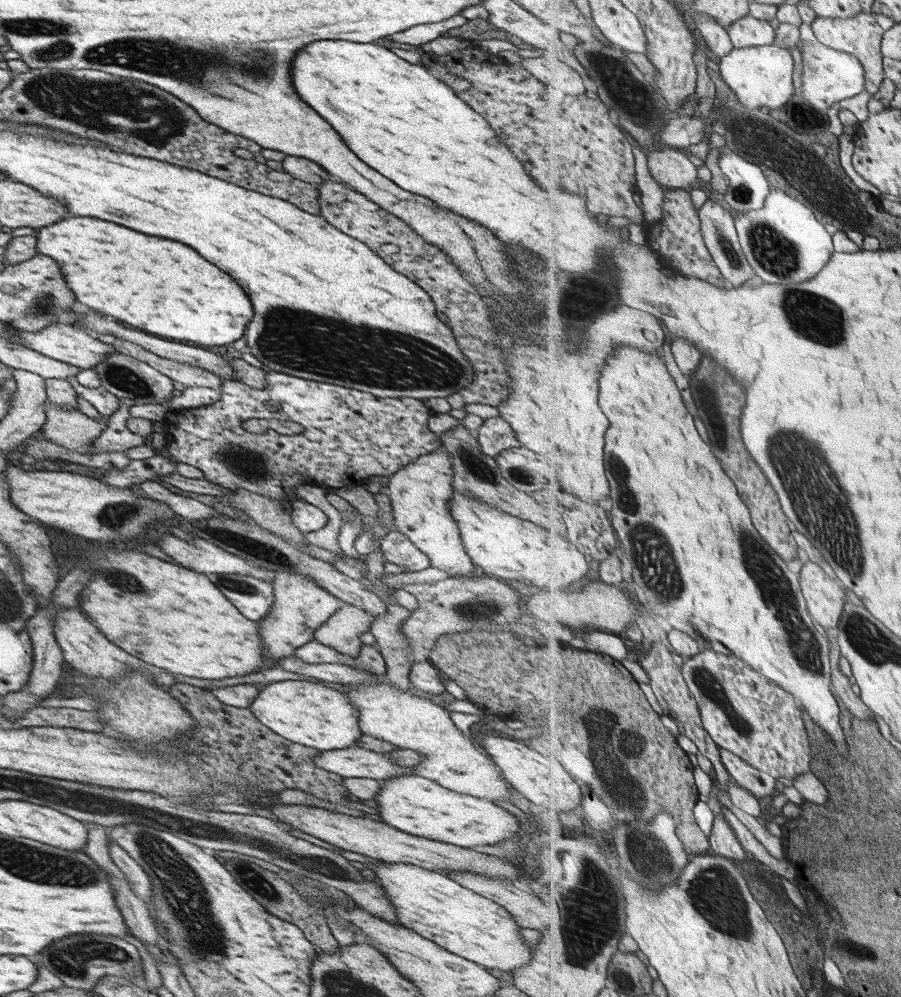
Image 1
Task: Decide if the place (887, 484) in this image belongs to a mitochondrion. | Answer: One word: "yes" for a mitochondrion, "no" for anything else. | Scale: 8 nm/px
no

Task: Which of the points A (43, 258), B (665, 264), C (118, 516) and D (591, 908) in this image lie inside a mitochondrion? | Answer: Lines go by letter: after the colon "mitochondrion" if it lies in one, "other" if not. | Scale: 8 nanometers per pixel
A: other
B: other
C: mitochondrion
D: mitochondrion

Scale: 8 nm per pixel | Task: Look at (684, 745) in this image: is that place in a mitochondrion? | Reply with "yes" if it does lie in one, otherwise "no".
no

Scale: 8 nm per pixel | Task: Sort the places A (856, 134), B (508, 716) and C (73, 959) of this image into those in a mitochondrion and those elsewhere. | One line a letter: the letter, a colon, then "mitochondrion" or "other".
A: other
B: other
C: mitochondrion

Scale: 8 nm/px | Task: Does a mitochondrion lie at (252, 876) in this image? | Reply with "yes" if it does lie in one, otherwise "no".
yes

